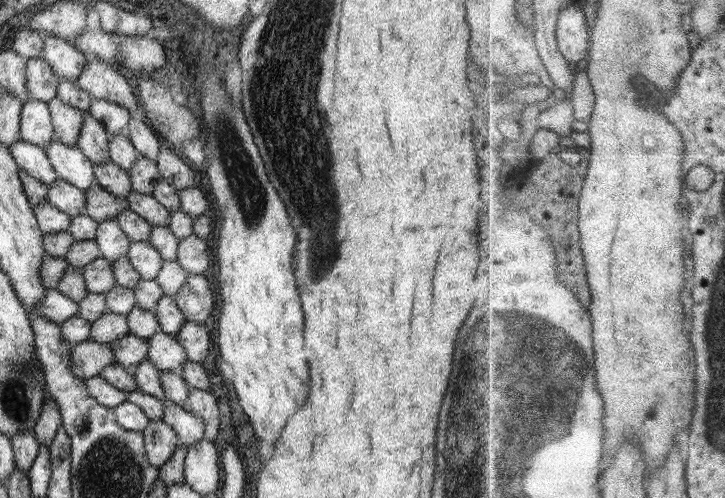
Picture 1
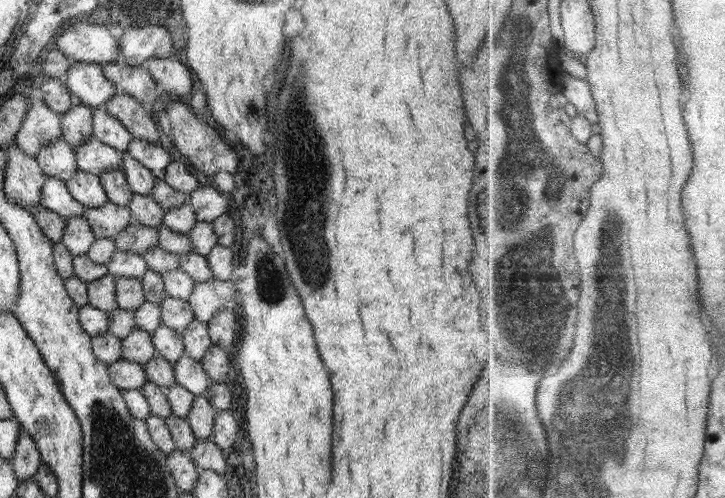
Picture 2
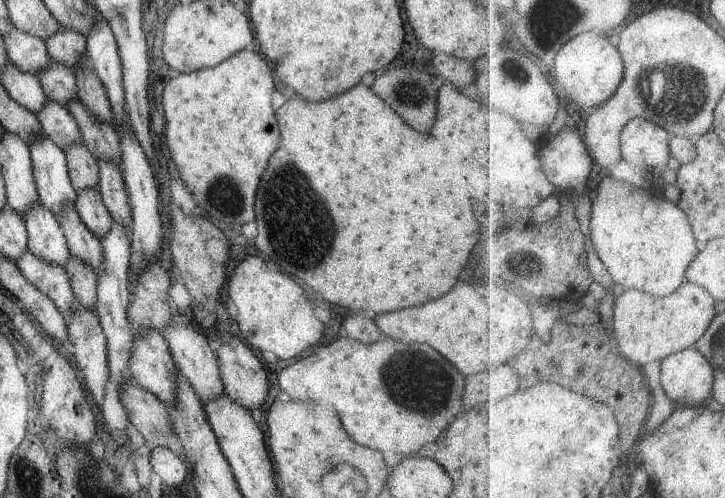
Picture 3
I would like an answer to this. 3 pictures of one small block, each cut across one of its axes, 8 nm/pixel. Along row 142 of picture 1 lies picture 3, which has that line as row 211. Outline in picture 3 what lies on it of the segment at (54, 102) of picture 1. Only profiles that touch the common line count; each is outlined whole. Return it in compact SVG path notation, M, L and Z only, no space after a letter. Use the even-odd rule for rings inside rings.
M74 205L64 207L57 218L71 256L90 265L98 274L104 260L101 240L82 222Z

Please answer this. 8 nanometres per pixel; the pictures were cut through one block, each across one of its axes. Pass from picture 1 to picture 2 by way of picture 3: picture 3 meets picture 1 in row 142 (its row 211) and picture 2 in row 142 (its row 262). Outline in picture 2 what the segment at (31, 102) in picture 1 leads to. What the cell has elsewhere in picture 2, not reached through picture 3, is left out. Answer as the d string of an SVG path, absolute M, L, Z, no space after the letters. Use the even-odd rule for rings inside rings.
M63 138L45 144L35 159L45 176L53 176L58 180L70 180L79 171L75 150Z

